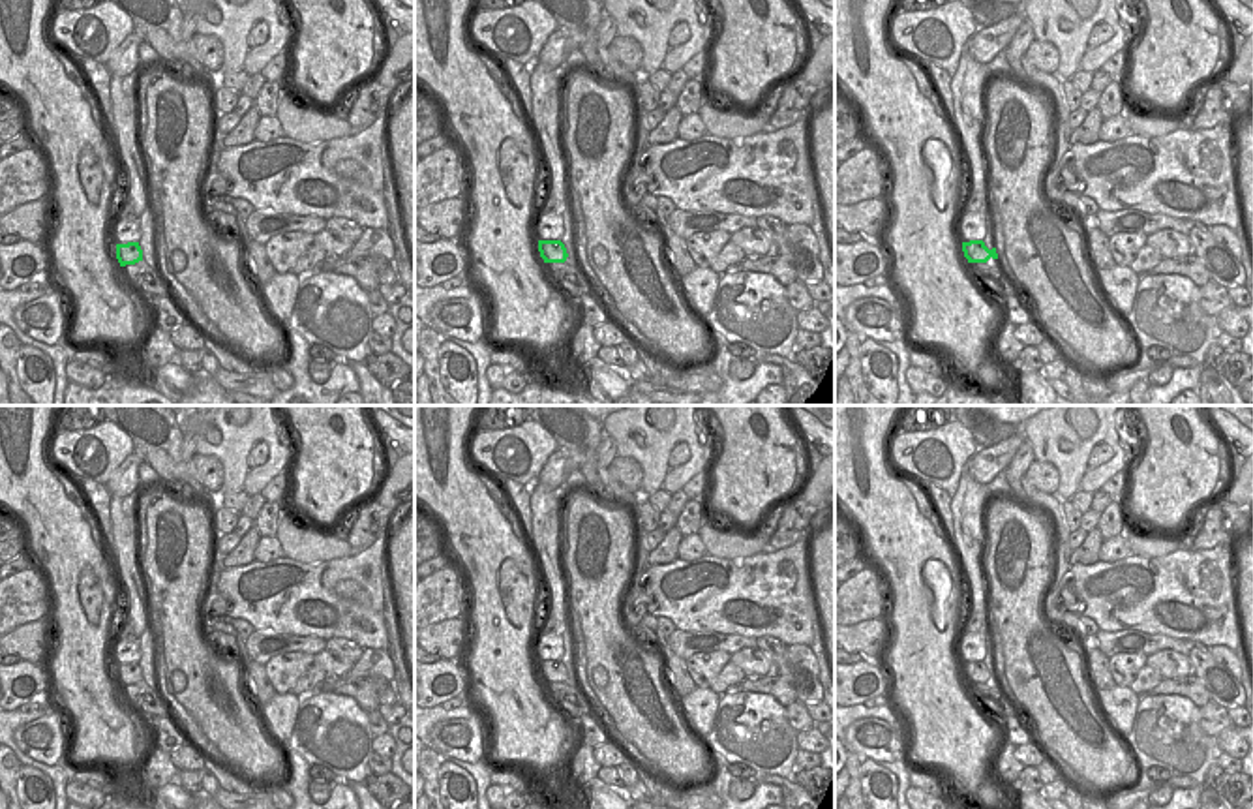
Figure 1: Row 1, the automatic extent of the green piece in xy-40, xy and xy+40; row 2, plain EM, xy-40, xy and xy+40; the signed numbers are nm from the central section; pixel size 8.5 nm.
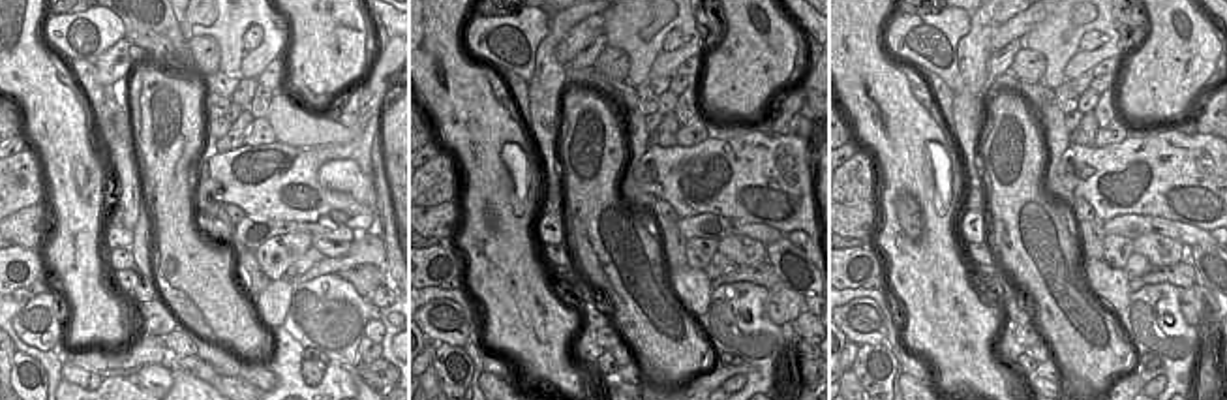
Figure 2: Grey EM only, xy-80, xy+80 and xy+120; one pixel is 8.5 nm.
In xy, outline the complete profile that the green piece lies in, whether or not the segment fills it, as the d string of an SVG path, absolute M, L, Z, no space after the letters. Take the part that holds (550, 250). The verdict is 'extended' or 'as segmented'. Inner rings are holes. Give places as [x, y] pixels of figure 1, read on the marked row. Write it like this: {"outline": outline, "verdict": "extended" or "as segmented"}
{"outline": "M538 240L538 252L544 263L565 263L568 257L561 240Z", "verdict": "as segmented"}

